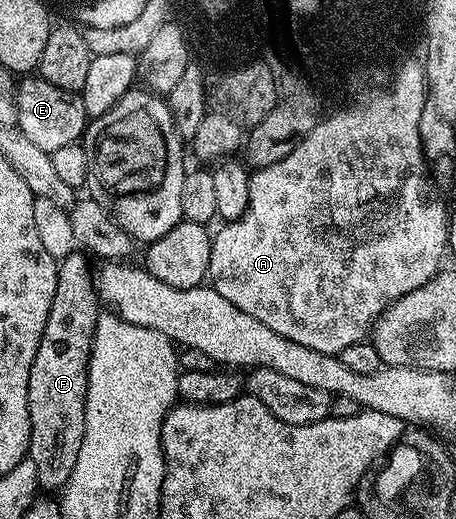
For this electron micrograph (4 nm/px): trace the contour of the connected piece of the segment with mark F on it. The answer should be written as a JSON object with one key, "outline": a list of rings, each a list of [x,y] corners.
{"outline":[[[74,250],[65,260],[59,261],[56,269],[56,289],[54,290],[54,302],[50,302],[50,314],[46,318],[46,330],[42,330],[42,338],[38,342],[38,354],[34,354],[34,362],[30,366],[30,382],[28,383],[28,409],[30,410],[30,442],[28,443],[27,459],[34,462],[37,467],[36,481],[45,493],[56,494],[68,483],[70,474],[74,470],[74,462],[78,462],[78,450],[82,446],[84,437],[84,403],[86,402],[86,390],[88,389],[88,356],[92,352],[92,339],[96,333],[96,318],[101,315],[102,308],[98,303],[96,285],[94,283],[93,269],[88,269],[89,257],[83,251]]]}

